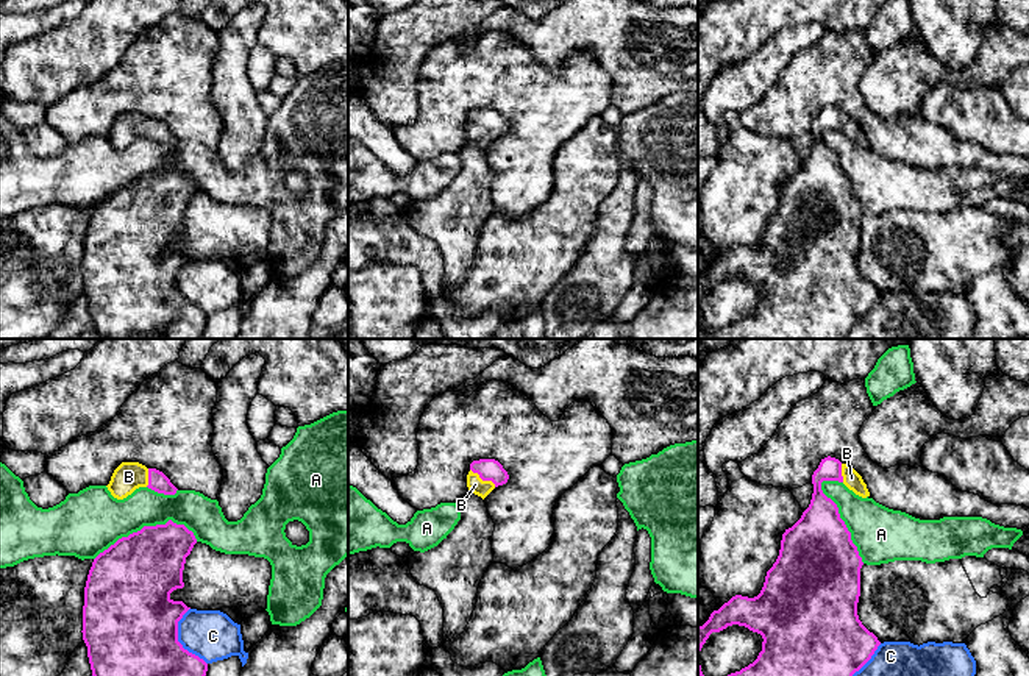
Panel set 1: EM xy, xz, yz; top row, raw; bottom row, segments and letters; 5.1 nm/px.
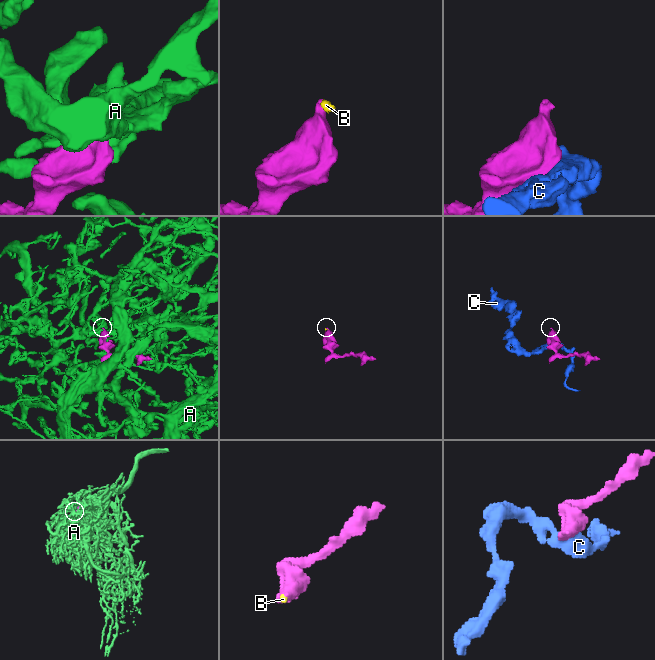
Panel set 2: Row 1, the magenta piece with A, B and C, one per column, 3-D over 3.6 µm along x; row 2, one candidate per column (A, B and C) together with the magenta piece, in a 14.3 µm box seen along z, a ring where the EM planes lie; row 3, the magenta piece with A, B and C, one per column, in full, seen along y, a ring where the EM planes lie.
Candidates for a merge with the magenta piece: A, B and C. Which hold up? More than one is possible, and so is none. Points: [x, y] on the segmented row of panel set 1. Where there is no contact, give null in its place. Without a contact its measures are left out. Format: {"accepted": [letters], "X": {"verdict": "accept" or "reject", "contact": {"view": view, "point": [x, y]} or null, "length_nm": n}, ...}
{"accepted": ["B"], "A": {"verdict": "reject", "contact": {"view": "xy", "point": [145, 526]}, "length_nm": 550}, "B": {"verdict": "accept", "contact": {"view": "xz", "point": [483, 480]}, "length_nm": 160}, "C": {"verdict": "reject", "contact": {"view": "xy", "point": [177, 639]}, "length_nm": 300}}

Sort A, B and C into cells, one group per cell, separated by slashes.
A / B / C

